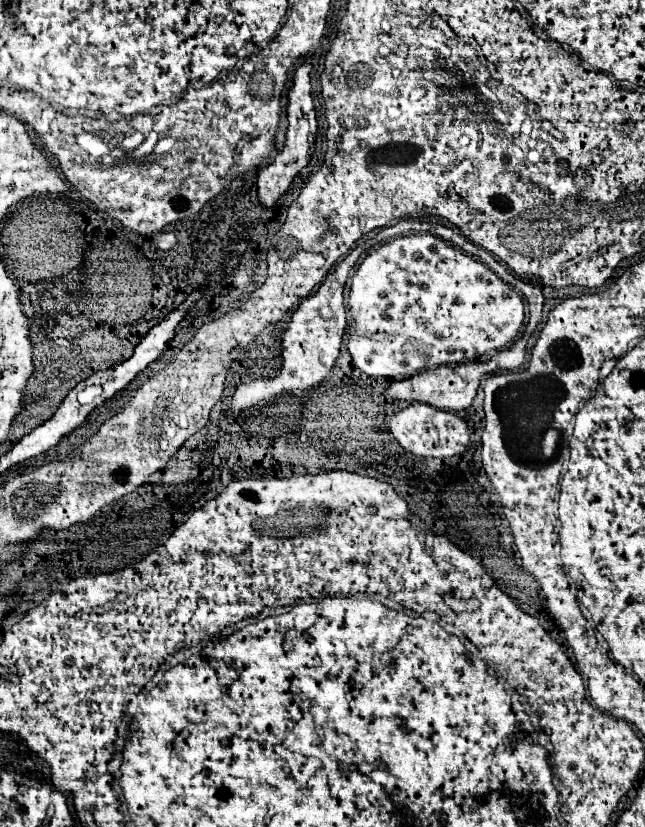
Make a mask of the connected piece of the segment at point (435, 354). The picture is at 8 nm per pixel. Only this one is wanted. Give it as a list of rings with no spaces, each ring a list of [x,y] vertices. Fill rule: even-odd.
[[[432,234],[400,236],[372,250],[352,278],[348,298],[348,350],[354,366],[368,376],[402,380],[423,369],[486,358],[514,344],[522,322],[522,296],[486,264]]]

